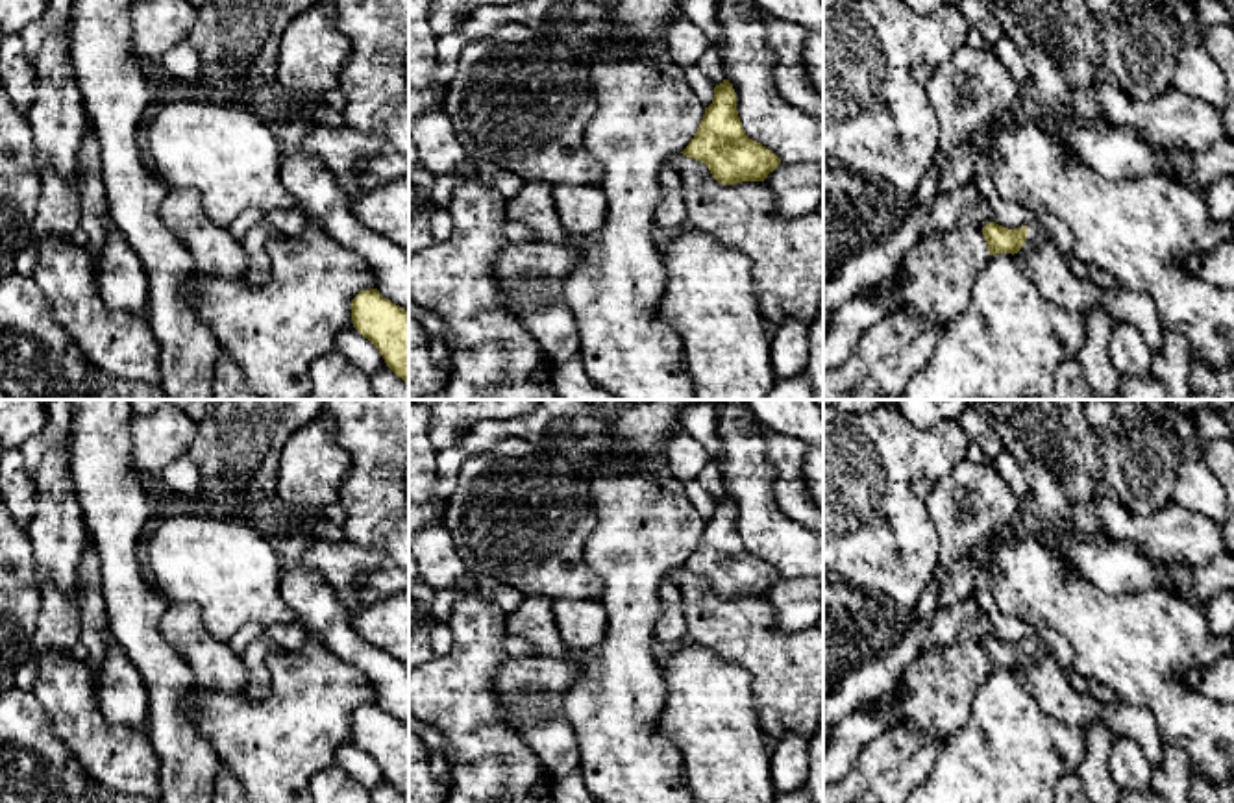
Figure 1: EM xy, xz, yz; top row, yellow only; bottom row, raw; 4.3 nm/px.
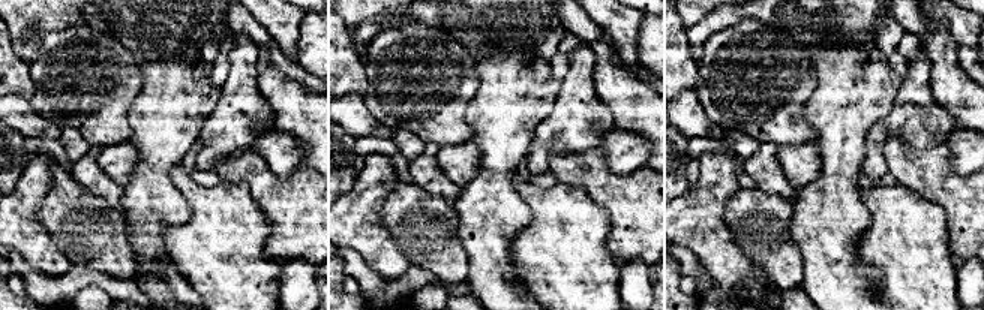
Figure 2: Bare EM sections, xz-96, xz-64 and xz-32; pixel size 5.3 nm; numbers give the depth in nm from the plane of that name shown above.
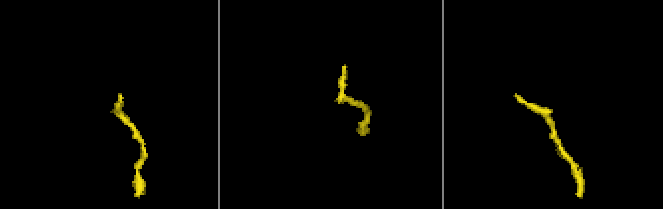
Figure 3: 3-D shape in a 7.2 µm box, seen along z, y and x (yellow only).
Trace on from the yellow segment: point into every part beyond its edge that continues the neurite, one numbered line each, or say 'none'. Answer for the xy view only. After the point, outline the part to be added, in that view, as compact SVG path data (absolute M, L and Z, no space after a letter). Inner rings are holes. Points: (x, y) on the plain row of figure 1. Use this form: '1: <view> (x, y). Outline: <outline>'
none

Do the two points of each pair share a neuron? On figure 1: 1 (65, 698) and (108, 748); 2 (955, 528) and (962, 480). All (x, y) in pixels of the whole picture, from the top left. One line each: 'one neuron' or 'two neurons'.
1: one neuron
2: one neuron

